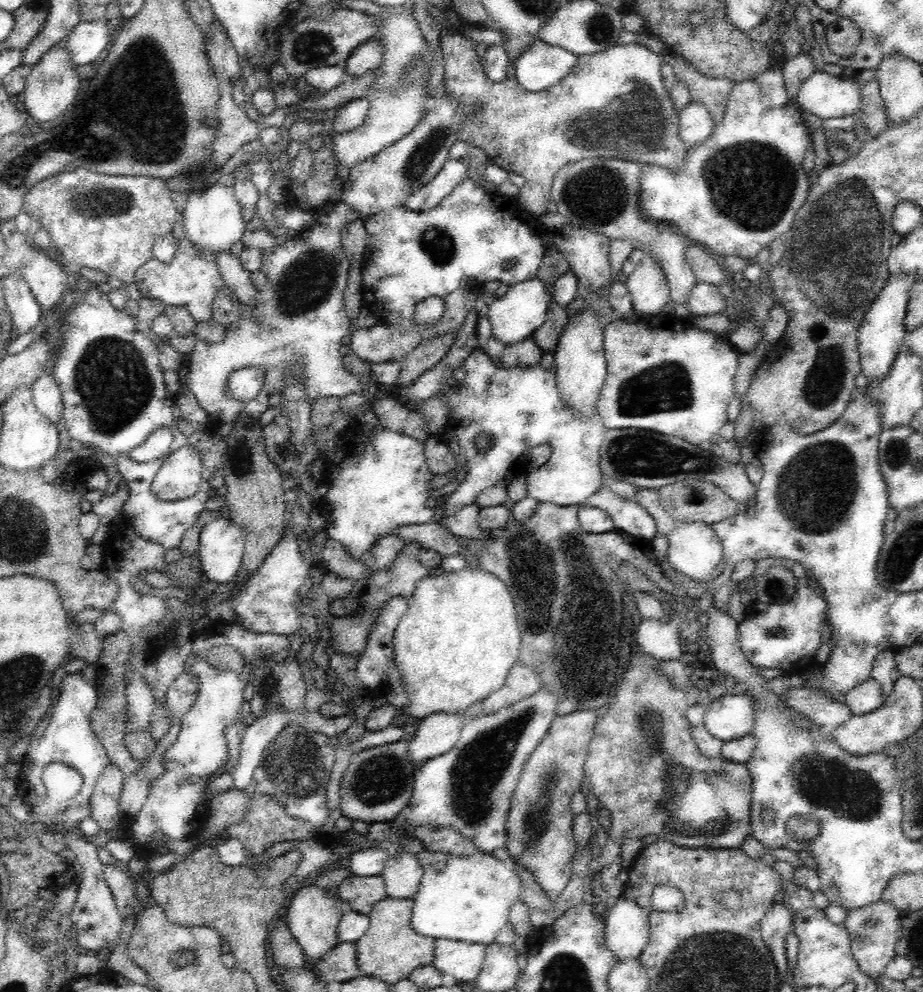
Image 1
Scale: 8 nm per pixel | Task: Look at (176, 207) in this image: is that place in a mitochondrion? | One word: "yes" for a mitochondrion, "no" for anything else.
no

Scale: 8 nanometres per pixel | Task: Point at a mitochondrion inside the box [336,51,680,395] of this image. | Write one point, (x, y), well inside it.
(645, 113)

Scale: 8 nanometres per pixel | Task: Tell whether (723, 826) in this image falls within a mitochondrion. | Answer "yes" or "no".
no

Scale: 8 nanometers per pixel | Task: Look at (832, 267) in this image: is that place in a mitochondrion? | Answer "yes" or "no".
yes

